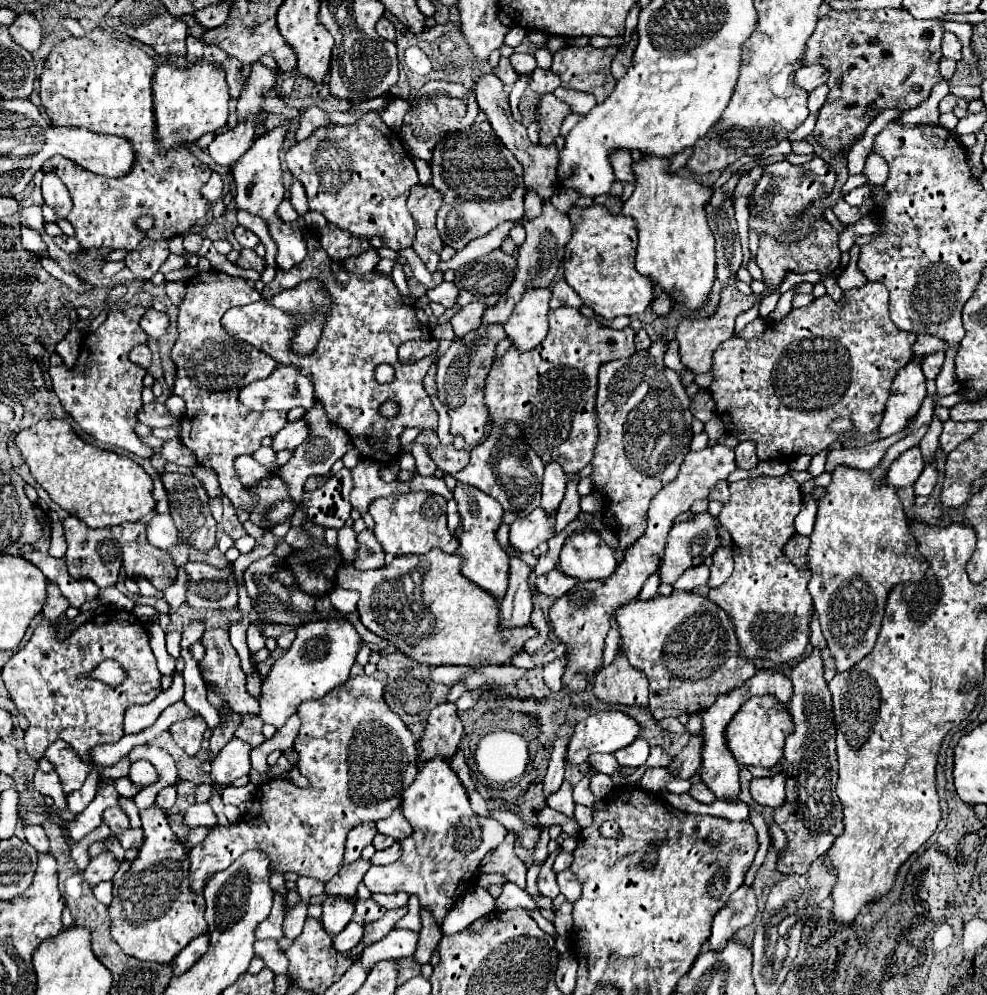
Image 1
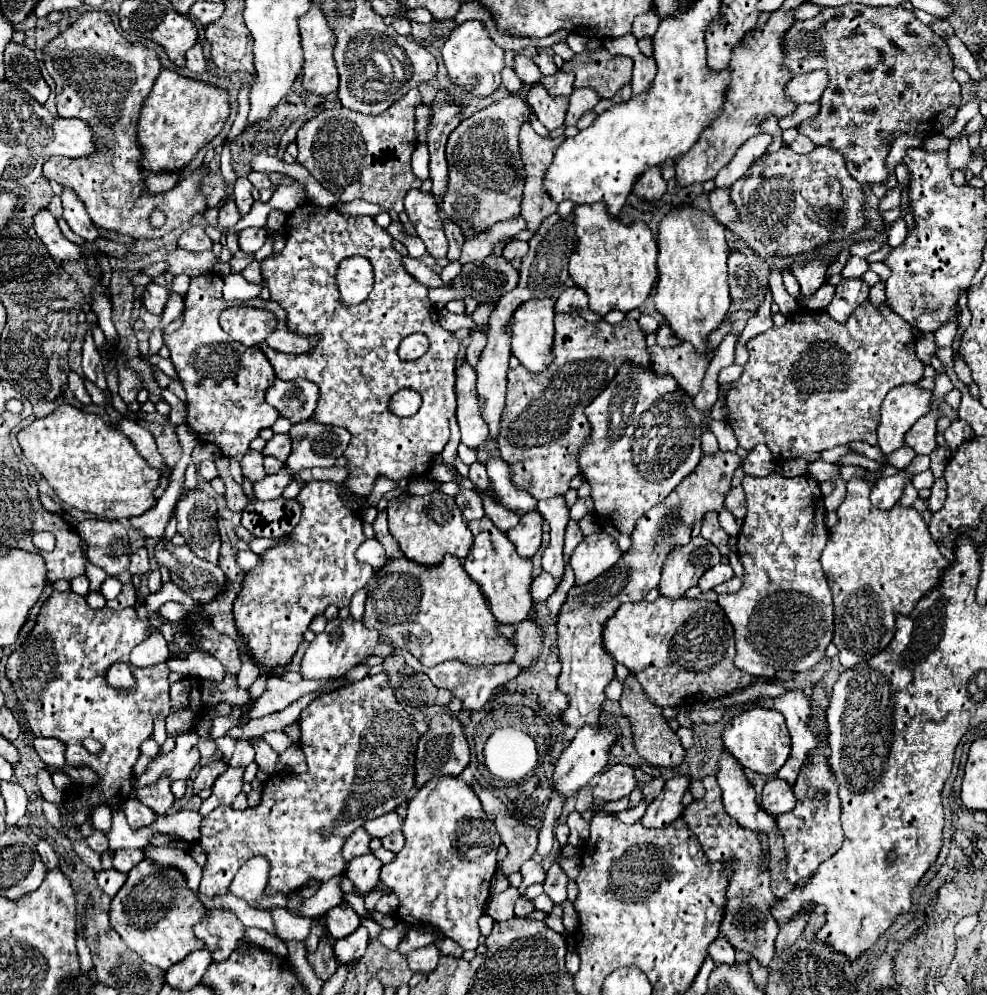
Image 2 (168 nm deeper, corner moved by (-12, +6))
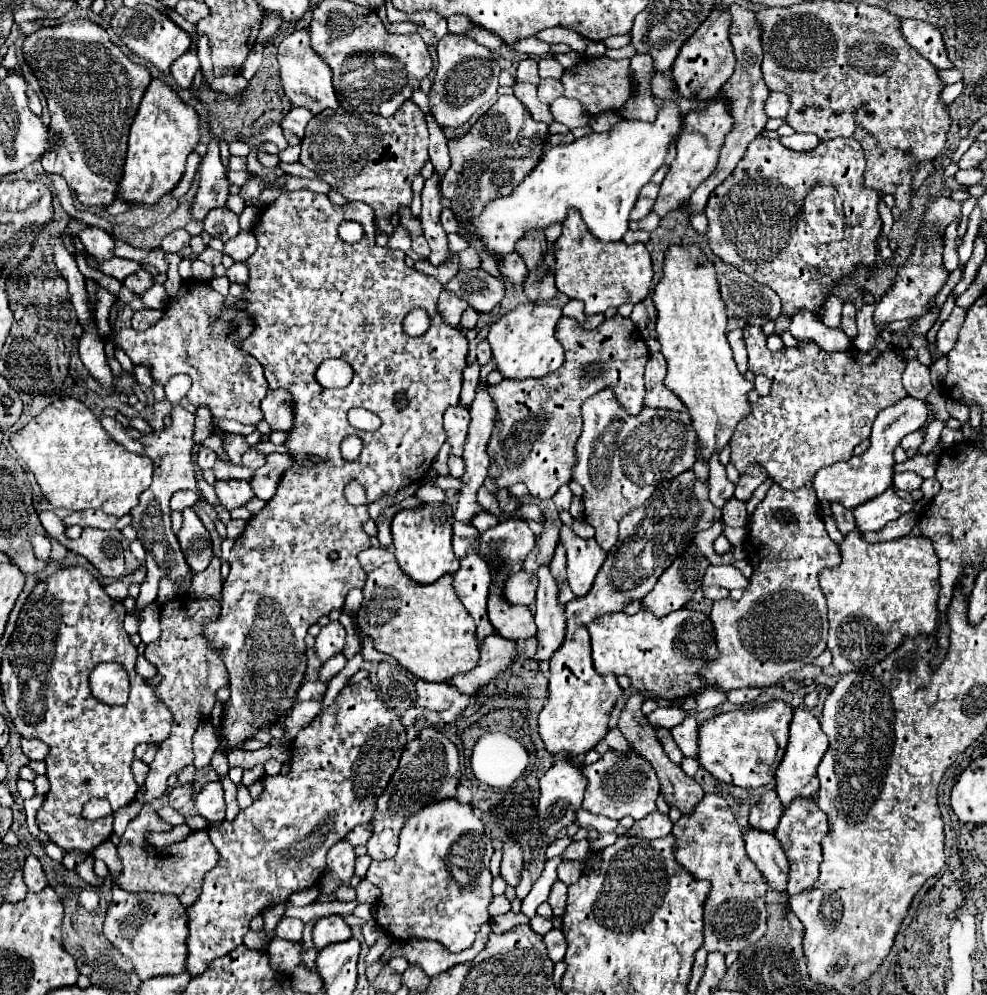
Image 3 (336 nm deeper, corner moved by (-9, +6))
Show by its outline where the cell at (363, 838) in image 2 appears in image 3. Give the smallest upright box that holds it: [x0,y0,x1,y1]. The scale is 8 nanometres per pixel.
[327,841,355,883]

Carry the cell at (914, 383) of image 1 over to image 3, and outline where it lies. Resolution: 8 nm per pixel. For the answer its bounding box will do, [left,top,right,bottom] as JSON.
[813,397,929,509]

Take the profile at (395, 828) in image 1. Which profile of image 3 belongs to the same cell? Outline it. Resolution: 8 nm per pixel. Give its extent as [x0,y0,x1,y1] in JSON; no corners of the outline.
[345,823,371,847]

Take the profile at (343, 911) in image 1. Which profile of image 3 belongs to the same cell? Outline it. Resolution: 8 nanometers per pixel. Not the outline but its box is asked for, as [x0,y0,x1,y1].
[313,915,351,951]

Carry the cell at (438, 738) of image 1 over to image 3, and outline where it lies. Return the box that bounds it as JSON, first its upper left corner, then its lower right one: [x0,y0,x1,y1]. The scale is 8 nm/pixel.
[367,727,461,861]

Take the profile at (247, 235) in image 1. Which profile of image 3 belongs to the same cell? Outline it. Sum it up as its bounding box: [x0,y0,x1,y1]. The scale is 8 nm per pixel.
[223,231,257,263]

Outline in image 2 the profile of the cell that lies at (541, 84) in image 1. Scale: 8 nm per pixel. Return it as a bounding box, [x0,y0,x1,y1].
[540,71,574,97]

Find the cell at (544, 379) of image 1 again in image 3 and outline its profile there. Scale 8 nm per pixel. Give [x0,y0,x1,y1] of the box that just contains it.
[487,313,649,501]

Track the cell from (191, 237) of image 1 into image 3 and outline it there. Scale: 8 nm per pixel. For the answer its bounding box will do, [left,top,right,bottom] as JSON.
[161,229,191,253]

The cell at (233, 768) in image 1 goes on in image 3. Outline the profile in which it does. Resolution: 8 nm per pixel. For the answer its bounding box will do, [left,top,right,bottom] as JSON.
[195,781,225,825]

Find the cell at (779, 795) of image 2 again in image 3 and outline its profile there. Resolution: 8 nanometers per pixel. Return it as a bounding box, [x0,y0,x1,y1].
[749,791,783,833]

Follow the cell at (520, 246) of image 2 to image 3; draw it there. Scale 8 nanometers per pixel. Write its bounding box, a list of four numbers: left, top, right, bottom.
[497,251,527,285]

